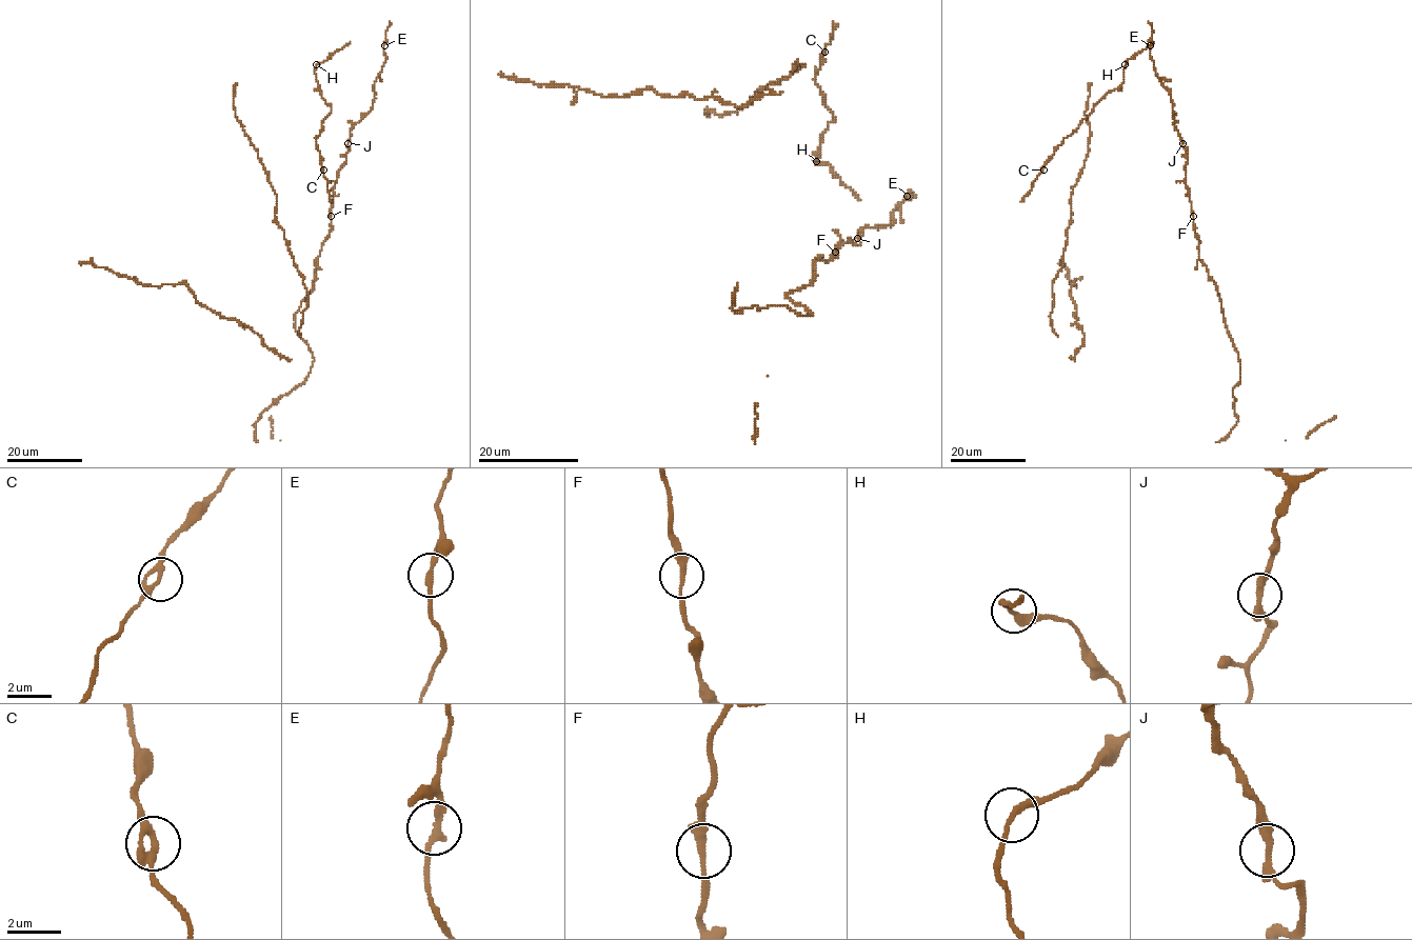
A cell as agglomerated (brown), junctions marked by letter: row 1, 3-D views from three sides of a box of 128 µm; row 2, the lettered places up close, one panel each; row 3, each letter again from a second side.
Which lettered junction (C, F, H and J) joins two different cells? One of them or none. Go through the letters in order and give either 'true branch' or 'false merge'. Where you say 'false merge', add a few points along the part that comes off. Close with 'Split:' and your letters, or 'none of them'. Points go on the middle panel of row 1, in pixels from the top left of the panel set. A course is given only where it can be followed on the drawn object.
C: true branch
F: true branch
H: true branch
J: true branch
Split: none of them

